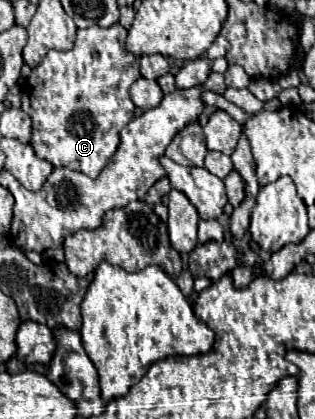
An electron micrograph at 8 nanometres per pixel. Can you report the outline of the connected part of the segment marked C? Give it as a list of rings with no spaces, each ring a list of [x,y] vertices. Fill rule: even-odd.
[[[116,23],[108,29],[98,25],[88,29],[78,29],[76,43],[70,51],[48,51],[38,67],[32,69],[32,75],[26,79],[26,97],[28,97],[28,115],[32,119],[32,139],[40,159],[50,161],[54,167],[68,167],[72,171],[80,171],[88,177],[96,177],[114,155],[120,143],[120,131],[134,117],[134,103],[128,95],[130,85],[140,77],[138,57],[126,53],[124,49],[126,29]]]

